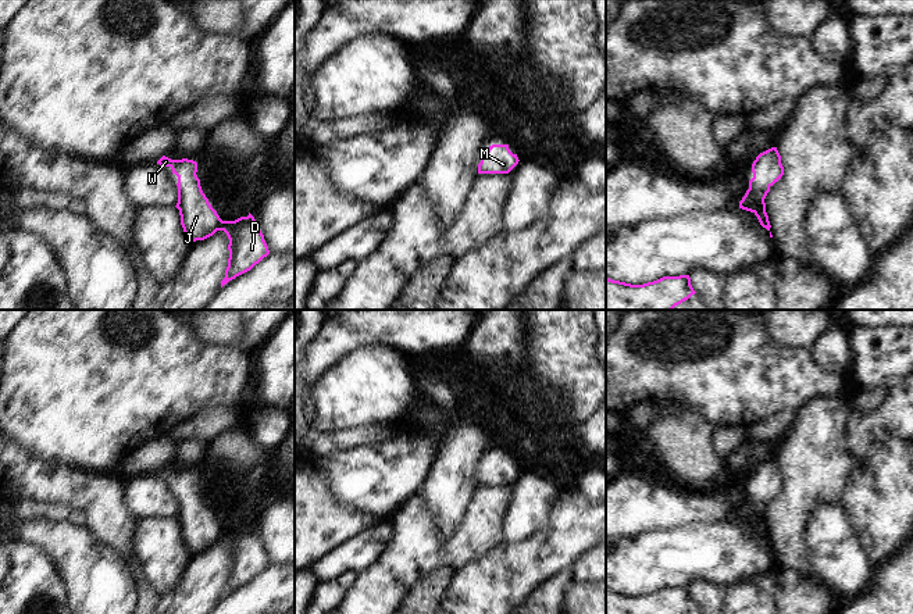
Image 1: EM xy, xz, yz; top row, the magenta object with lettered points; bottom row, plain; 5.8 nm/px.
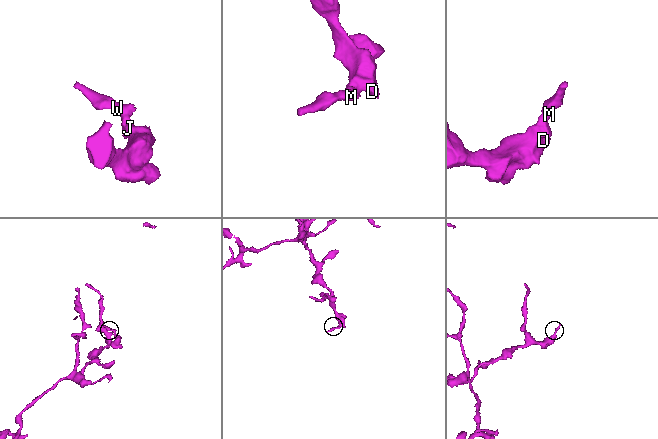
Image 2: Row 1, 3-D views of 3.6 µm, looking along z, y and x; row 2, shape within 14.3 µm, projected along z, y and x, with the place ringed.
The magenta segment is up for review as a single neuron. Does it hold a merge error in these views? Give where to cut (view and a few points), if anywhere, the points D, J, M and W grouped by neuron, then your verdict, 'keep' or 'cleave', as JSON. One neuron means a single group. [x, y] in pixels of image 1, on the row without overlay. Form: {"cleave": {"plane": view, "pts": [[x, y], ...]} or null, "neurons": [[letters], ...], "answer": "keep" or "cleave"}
{"cleave": null, "neurons": [["D", "J", "M", "W"]], "answer": "keep"}

